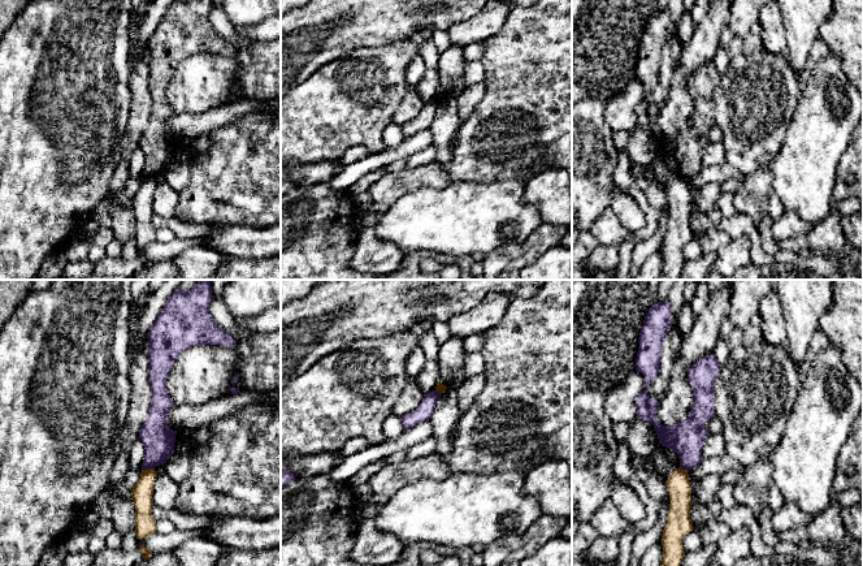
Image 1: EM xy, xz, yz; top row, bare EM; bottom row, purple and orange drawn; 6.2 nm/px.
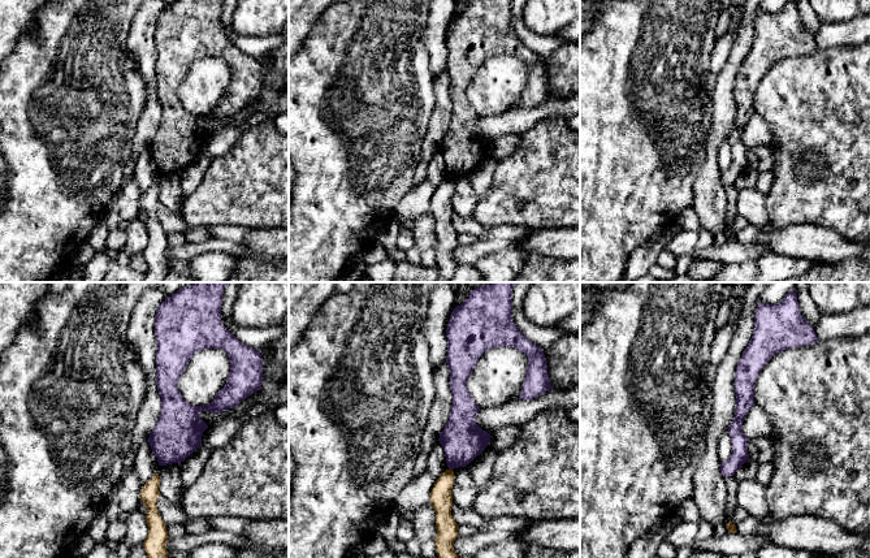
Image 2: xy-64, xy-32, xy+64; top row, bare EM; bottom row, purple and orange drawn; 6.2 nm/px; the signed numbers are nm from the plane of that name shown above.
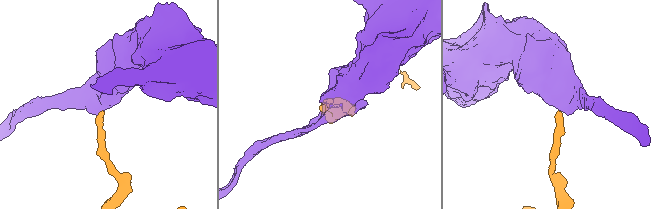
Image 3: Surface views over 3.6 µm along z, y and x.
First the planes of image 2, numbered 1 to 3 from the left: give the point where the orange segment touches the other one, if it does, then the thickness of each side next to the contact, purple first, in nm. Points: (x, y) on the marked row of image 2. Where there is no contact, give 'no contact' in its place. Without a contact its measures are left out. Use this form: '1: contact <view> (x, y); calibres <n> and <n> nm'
1: no contact
2: contact xy-32 (450, 468); calibres 260 and 140 nm
3: no contact

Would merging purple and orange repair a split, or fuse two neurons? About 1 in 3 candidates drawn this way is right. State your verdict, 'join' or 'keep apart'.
keep apart

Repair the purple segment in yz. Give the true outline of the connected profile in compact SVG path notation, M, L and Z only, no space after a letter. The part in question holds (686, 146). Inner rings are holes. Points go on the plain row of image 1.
M667 9L654 10L645 25L639 40L639 56L636 79L645 85L645 99L637 105L637 128L651 131L659 152L678 163L680 176L689 180L702 170L702 157L710 142L704 138L714 124L714 90L721 73L714 62L703 65L688 81L693 100L690 125L672 134L663 134L656 128L660 111L647 104L647 96L659 81L662 56L672 36L671 16Z

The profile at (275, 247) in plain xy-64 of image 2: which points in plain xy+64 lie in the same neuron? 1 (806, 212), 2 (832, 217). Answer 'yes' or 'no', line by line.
1: no
2: no

